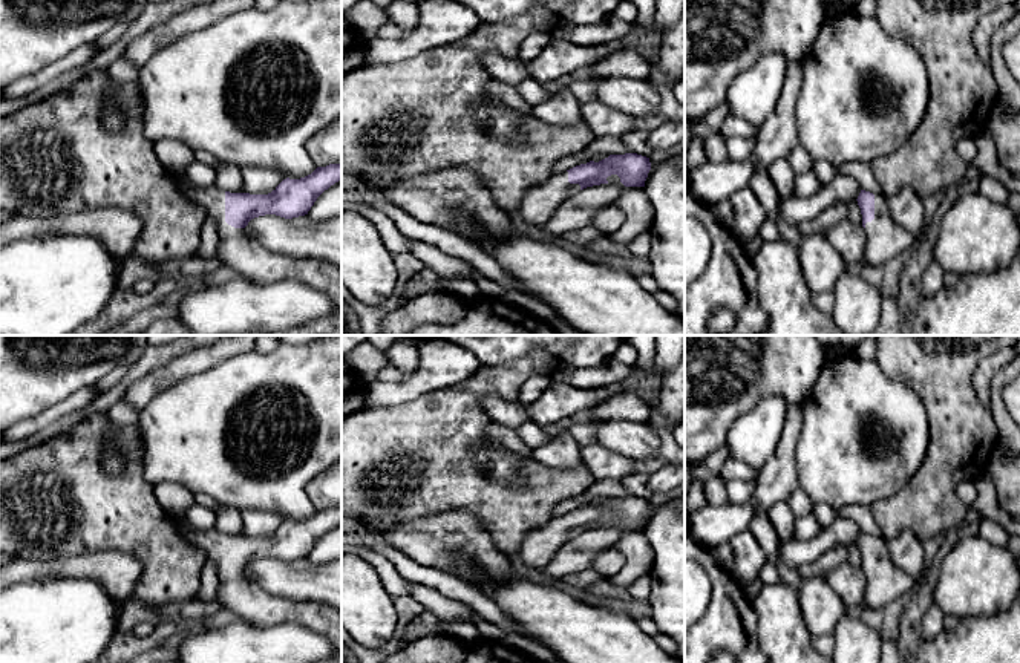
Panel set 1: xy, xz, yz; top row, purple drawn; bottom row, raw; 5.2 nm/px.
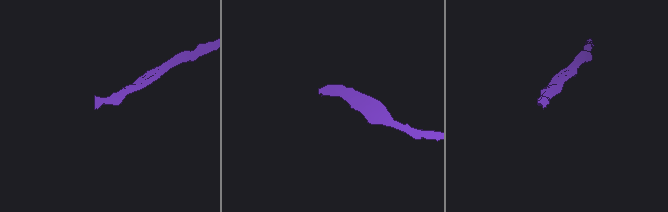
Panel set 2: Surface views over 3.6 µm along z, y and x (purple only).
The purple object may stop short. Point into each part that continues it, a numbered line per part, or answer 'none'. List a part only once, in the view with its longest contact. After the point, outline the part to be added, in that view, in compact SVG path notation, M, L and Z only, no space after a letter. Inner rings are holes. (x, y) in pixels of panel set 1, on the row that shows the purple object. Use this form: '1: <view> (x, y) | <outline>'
1: xy (236, 248) | M181 175L179 190L187 201L216 220L219 233L216 257L240 277L260 285L299 280L334 300L335 312L332 315L268 335L342 335L342 266L322 259L271 251L245 228L228 225L225 222L225 191L216 185L198 188Z

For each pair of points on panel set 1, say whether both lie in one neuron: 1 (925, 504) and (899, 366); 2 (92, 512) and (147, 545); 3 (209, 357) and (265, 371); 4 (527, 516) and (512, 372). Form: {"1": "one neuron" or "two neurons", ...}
{"1": "one neuron", "2": "one neuron", "3": "two neurons", "4": "one neuron"}

